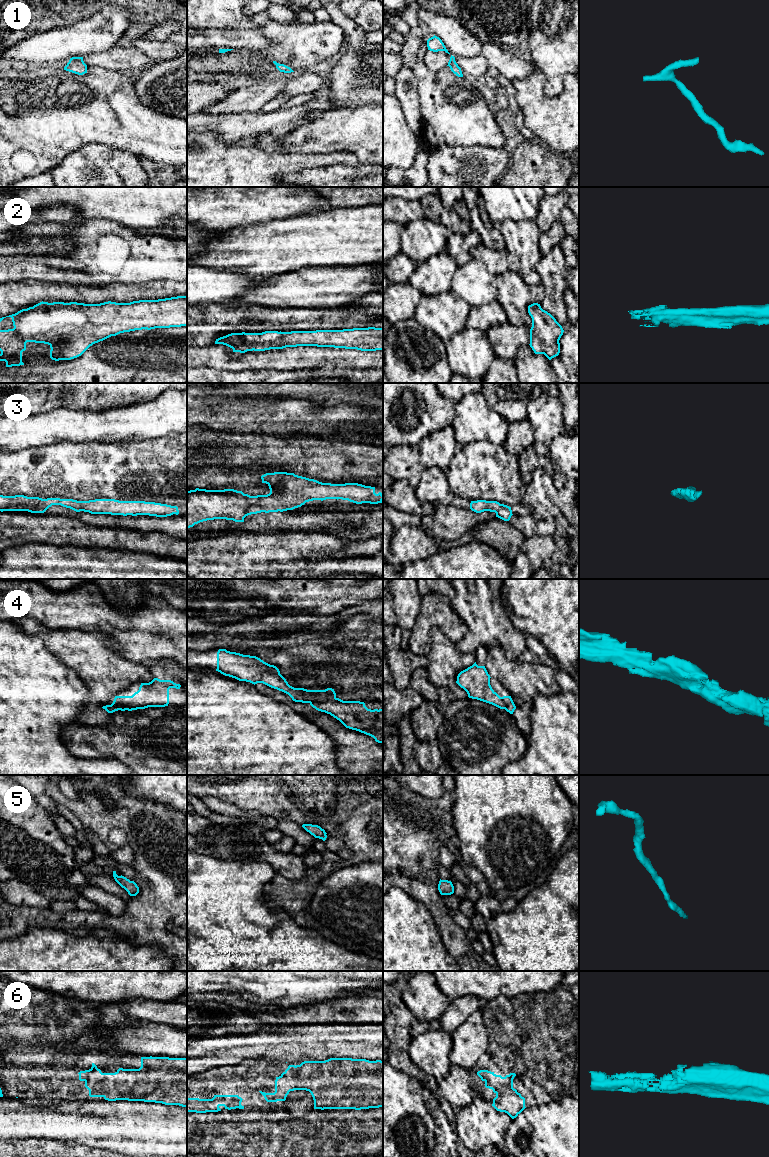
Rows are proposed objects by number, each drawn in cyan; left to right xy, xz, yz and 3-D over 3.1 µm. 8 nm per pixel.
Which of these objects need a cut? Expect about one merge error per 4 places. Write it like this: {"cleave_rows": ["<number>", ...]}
{"cleave_rows": []}

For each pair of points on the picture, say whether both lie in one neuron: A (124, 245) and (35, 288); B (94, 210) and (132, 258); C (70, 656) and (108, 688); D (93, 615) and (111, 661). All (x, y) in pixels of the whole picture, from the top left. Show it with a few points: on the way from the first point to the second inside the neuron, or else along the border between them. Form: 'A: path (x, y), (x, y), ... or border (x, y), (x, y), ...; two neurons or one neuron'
A: border (33, 279), (41, 281); two neurons
B: border (87, 219), (111, 219), (124, 225); two neurons
C: path (79, 659), (99, 679); one neuron
D: border (77, 629), (102, 632), (110, 637); two neurons

